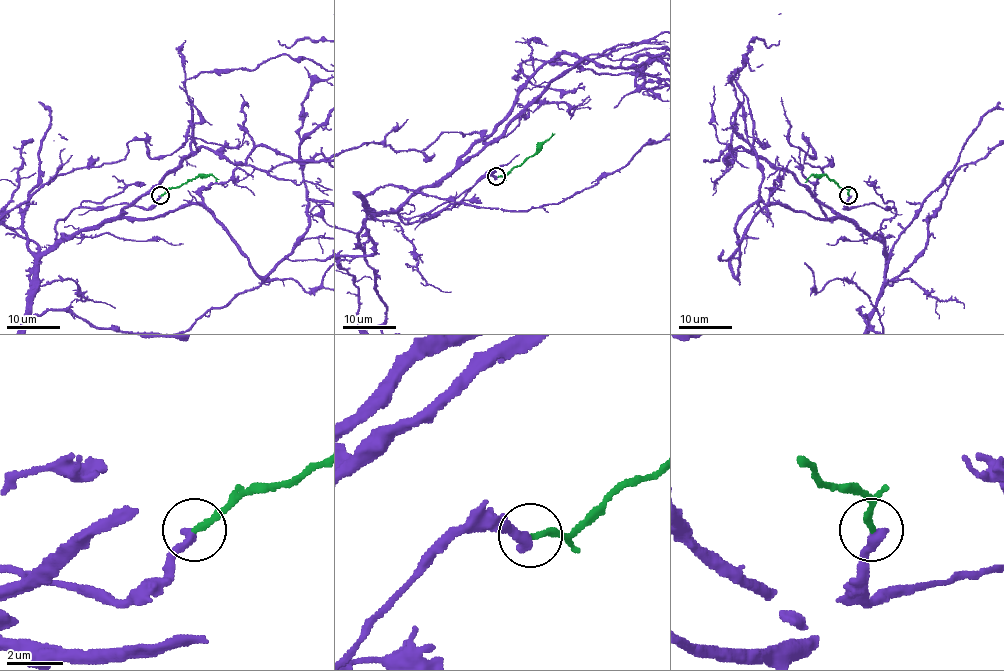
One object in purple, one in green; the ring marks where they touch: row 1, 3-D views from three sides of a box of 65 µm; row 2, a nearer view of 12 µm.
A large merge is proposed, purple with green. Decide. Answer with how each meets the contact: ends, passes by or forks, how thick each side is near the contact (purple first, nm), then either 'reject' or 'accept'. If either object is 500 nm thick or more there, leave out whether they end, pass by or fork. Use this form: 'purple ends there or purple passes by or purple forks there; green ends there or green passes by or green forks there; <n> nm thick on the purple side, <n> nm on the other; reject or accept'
purple ends there; green ends there; 400 nm thick on the purple side, 220 nm on the other; accept

